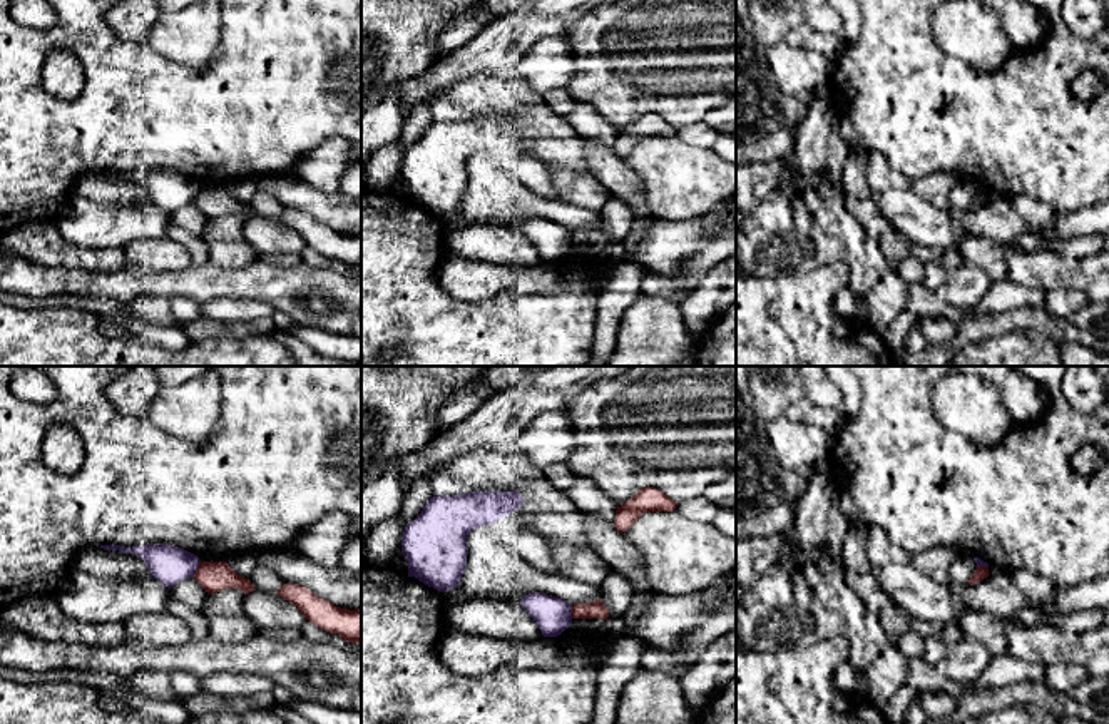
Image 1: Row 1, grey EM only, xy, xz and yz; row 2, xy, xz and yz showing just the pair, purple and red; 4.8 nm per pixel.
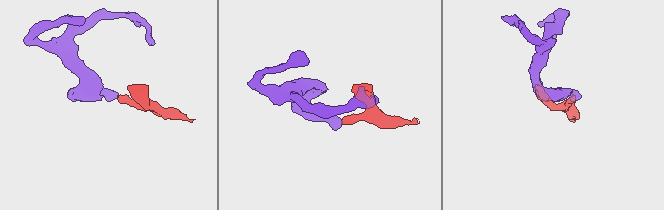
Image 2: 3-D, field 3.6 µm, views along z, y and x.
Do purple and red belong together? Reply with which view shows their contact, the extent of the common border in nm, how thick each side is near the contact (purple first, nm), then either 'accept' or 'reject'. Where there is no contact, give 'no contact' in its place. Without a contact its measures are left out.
xy | 80 nm | 180/140 nm | reject

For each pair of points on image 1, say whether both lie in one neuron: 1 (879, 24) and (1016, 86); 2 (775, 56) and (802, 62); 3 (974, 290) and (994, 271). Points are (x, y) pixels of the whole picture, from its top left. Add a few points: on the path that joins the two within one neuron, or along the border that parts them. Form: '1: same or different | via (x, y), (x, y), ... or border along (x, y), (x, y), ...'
1: same | via (912, 57), (940, 86), (982, 86)
2: same | via (781, 57), (787, 62), (795, 62)
3: different | border along (969, 260), (992, 281)

